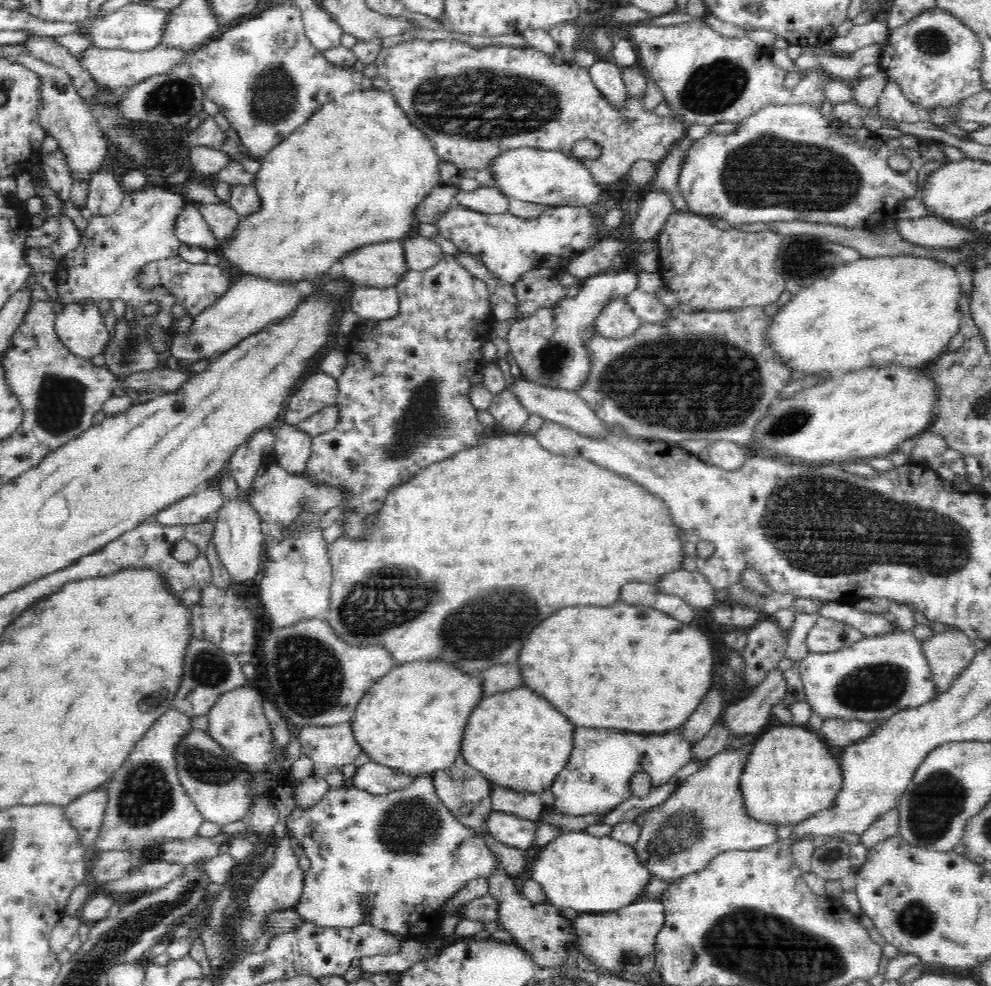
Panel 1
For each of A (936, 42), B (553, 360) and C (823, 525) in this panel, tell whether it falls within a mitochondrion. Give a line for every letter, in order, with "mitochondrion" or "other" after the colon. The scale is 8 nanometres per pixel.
A: mitochondrion
B: mitochondrion
C: mitochondrion

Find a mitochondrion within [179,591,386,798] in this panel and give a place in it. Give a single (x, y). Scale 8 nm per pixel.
(309, 678)

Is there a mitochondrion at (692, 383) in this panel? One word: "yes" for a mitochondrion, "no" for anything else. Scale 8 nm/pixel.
yes

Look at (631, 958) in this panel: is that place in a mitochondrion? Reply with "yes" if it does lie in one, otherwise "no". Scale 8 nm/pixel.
yes

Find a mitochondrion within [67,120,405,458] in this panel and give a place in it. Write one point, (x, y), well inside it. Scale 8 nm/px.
(129, 343)

